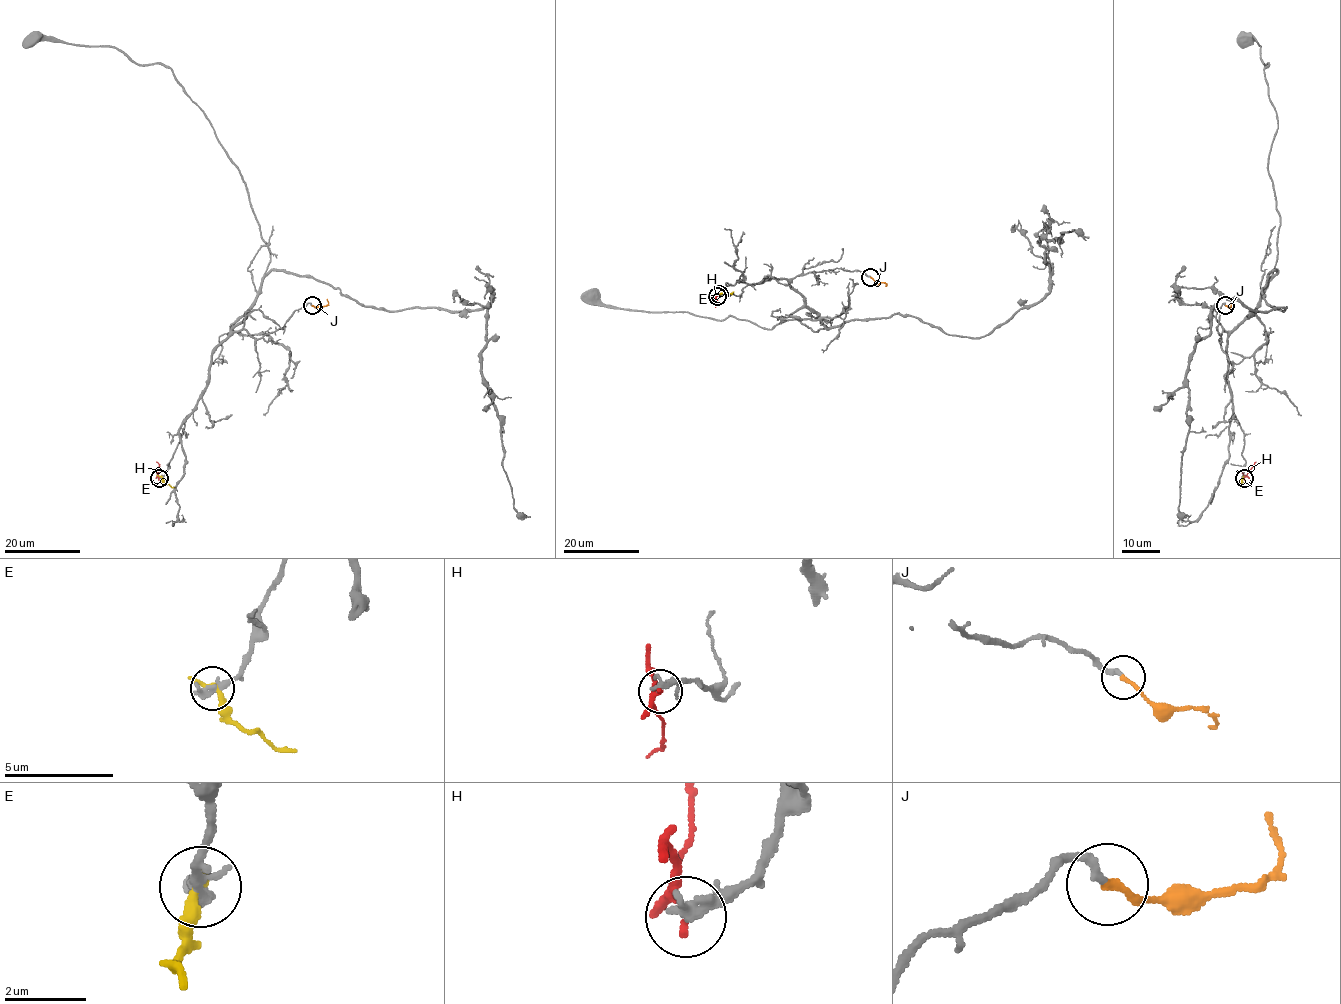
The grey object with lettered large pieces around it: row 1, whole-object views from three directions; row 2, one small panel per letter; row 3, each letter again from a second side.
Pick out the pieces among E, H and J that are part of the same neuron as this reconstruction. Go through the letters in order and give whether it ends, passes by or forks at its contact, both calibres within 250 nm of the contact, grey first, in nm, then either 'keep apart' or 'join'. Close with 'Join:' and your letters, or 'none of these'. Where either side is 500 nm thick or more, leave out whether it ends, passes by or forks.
E: it ends | 400/280 nm | keep apart
H: it forks | 320/130 nm | keep apart
J: it ends | 200/190 nm | join
Join: J

